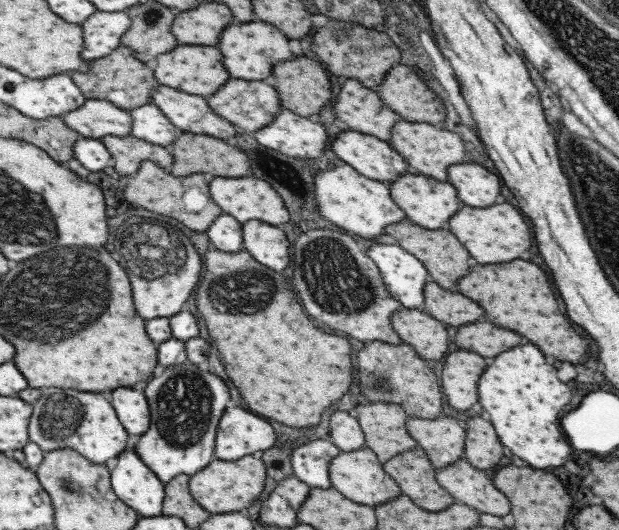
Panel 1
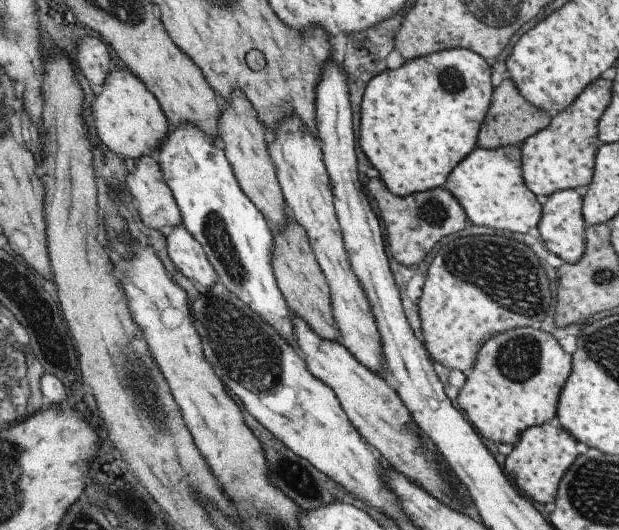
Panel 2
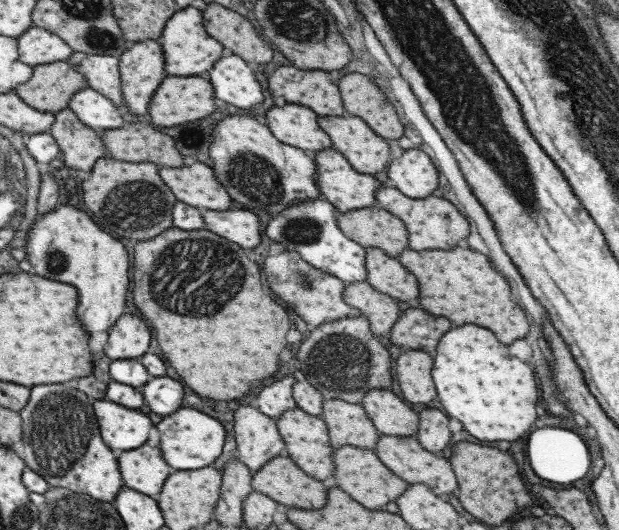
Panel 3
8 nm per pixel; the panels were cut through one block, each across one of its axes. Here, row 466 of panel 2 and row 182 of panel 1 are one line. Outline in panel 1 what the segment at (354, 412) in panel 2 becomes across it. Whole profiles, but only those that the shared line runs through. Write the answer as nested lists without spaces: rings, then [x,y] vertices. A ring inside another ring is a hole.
[[[411,172],[401,174],[393,182],[389,182],[388,186],[391,190],[391,198],[393,202],[405,212],[405,220],[423,226],[423,229],[436,230],[441,228],[457,210],[459,210],[459,200],[455,198],[455,188],[451,188],[451,184],[445,182],[437,182],[431,180],[427,176],[411,176]]]

